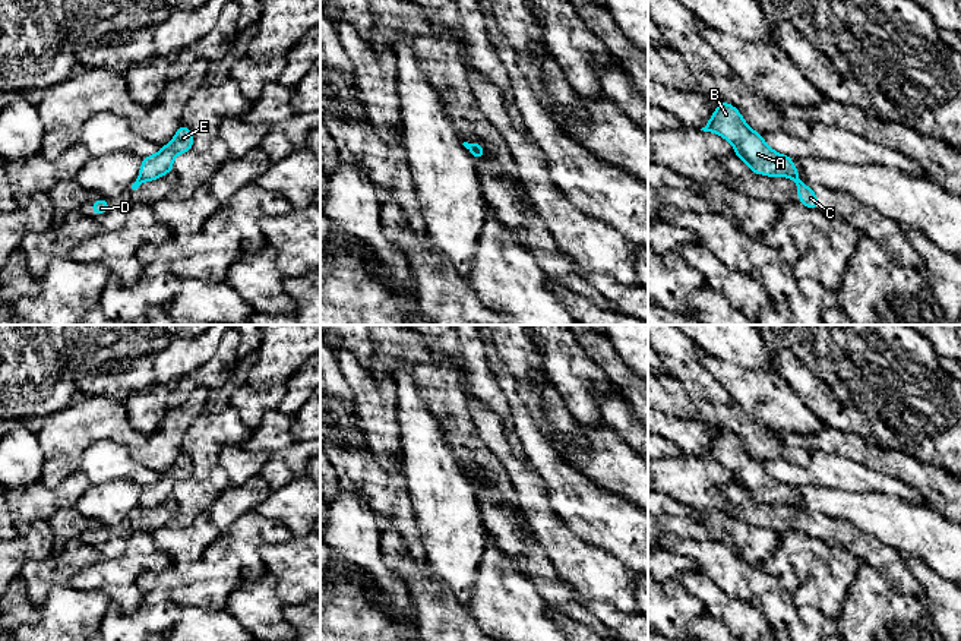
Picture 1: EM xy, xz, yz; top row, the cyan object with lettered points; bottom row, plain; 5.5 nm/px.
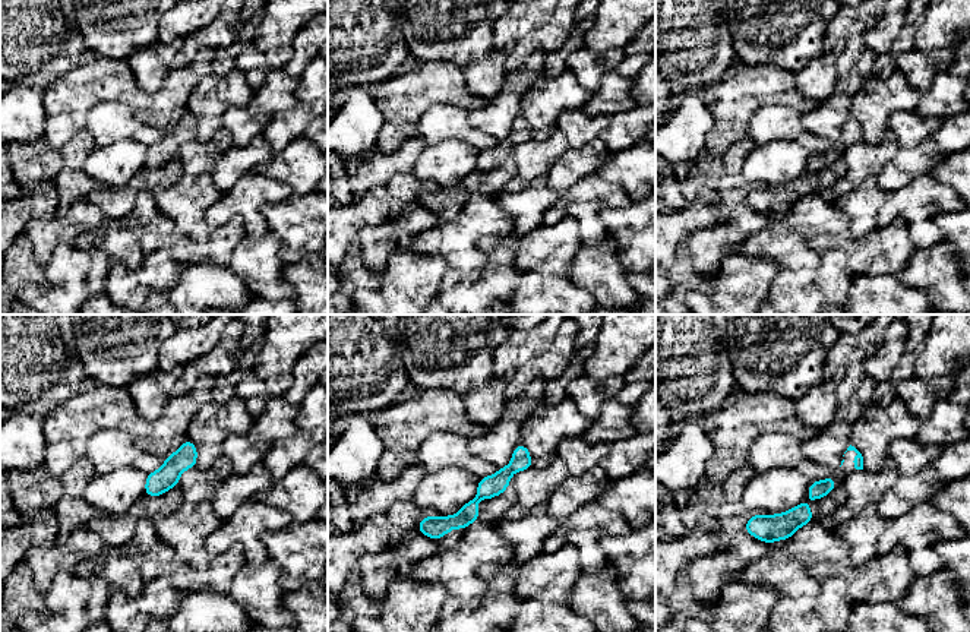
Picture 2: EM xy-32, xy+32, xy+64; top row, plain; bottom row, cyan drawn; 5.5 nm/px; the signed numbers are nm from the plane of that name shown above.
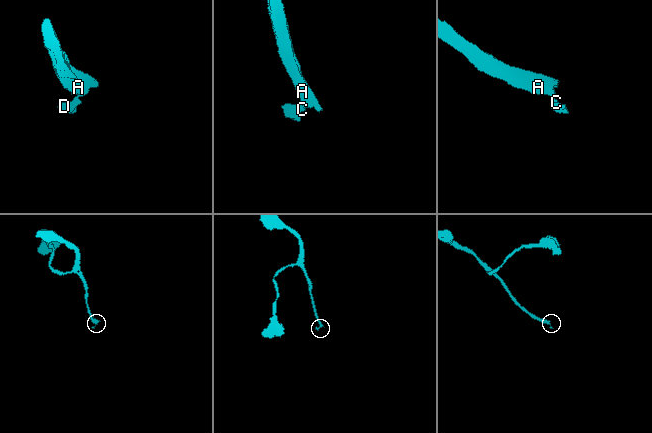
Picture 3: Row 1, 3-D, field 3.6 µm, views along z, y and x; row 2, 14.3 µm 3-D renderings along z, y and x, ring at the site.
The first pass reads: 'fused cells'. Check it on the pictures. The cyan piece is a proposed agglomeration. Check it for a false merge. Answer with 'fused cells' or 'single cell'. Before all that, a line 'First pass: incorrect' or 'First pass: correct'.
First pass: correct
fused cells

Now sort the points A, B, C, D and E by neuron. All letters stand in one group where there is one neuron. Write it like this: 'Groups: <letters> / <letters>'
Groups: A B E / C D

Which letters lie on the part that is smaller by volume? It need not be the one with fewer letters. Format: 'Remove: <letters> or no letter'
Remove: C, D

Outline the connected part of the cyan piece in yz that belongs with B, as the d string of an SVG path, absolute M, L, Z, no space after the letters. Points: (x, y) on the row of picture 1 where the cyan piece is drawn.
M718 102L715 113L701 130L714 132L728 140L734 146L736 157L755 174L799 180L793 158L769 148L762 135L747 126L734 105Z

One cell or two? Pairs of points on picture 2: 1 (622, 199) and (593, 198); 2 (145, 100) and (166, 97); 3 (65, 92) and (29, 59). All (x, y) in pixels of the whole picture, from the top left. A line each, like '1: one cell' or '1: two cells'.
1: one cell
2: two cells
3: two cells

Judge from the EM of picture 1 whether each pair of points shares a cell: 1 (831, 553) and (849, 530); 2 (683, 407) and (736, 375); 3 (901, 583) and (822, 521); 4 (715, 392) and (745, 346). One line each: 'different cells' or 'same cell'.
1: different cells
2: different cells
3: same cell
4: different cells

